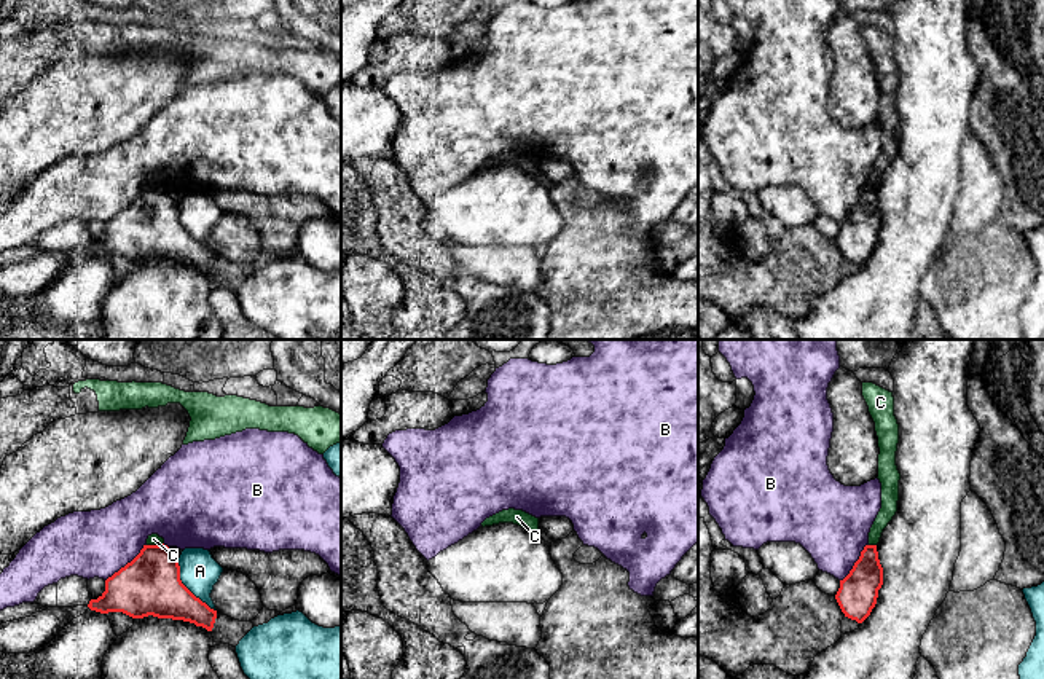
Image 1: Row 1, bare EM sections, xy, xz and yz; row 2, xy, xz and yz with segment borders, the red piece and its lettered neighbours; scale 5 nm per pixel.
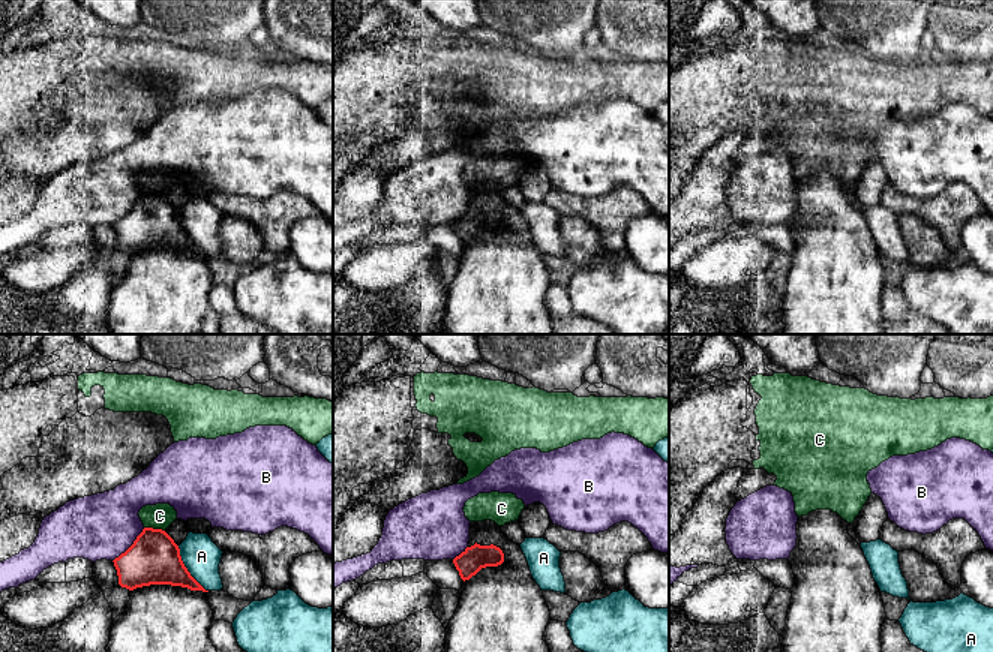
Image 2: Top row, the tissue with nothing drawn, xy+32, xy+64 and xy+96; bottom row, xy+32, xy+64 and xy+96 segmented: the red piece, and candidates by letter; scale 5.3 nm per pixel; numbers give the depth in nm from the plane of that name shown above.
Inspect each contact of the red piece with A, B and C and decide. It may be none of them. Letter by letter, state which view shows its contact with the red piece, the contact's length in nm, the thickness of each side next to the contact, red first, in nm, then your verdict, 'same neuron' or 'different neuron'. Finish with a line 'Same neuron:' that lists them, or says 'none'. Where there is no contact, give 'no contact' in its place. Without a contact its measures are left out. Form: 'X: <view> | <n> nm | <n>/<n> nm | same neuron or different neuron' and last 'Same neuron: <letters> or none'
A: xy | 320 nm | 300/190 nm | different neuron
B: xy | 280 nm | 300/340 nm | different neuron
C: xy | 90 nm | 300/60 nm | different neuron
Same neuron: none

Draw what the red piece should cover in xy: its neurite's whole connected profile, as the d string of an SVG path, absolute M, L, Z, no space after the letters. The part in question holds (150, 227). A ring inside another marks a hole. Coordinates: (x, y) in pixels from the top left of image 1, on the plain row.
M143 188L140 196L105 223L105 234L91 242L91 253L123 255L194 266L212 274L217 253L196 241L180 223L179 201L167 188Z

